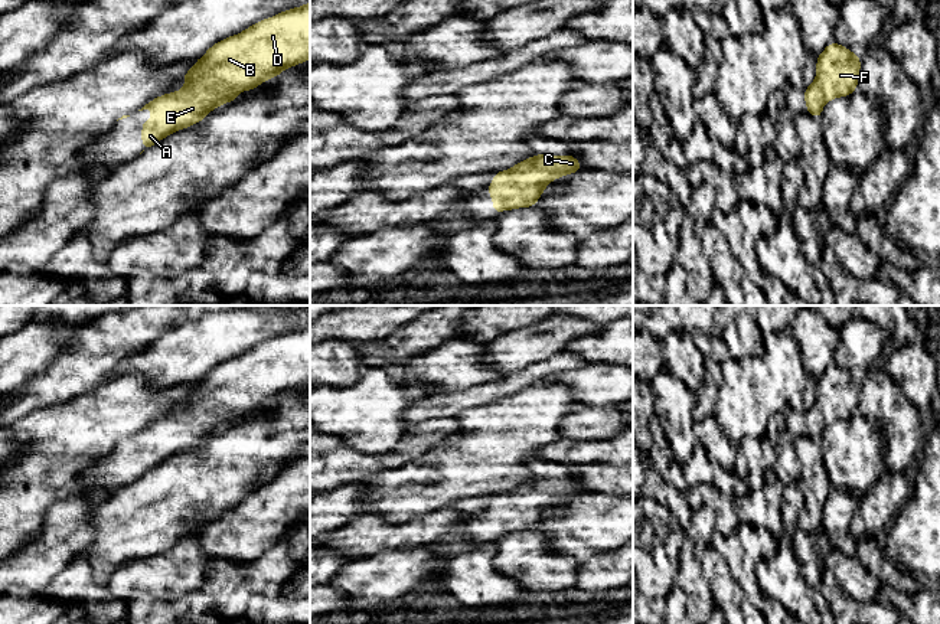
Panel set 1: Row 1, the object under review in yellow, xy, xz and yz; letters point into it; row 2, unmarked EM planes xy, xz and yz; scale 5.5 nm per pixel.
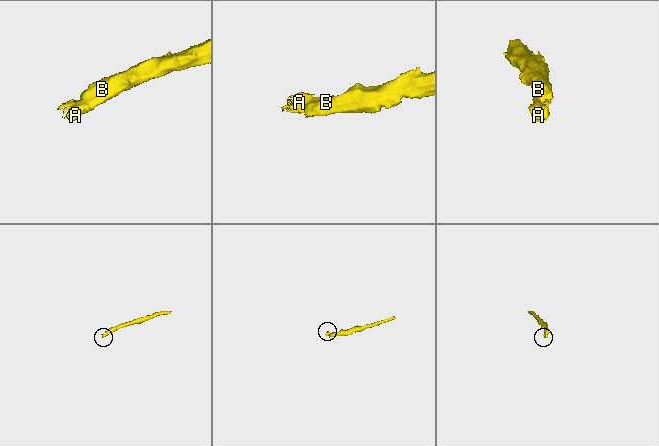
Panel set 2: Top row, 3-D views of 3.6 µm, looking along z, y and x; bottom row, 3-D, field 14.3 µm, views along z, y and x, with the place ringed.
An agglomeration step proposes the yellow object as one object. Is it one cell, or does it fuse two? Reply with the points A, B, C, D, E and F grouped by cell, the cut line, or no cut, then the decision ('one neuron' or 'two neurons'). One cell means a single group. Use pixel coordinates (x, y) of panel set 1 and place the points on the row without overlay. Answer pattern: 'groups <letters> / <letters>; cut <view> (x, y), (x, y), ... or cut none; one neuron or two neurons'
groups A B C D E F; cut none; one neuron

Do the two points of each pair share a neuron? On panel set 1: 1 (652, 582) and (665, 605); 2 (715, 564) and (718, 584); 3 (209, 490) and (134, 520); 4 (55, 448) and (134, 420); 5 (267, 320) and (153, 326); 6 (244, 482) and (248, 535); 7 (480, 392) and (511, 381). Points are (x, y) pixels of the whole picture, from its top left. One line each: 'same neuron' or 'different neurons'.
1: different neurons
2: same neuron
3: same neuron
4: same neuron
5: different neurons
6: different neurons
7: same neuron

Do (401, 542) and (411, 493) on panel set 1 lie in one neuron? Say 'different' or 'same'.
different

